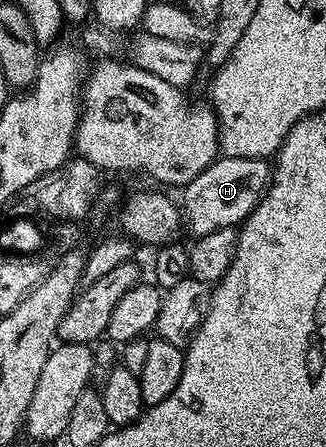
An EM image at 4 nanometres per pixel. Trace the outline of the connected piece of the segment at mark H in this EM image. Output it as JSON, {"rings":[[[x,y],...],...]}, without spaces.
{"rings":[[[221,156],[209,164],[201,176],[197,176],[188,186],[182,187],[182,221],[192,239],[209,236],[221,228],[238,227],[259,203],[273,177],[272,165],[261,158]]]}

